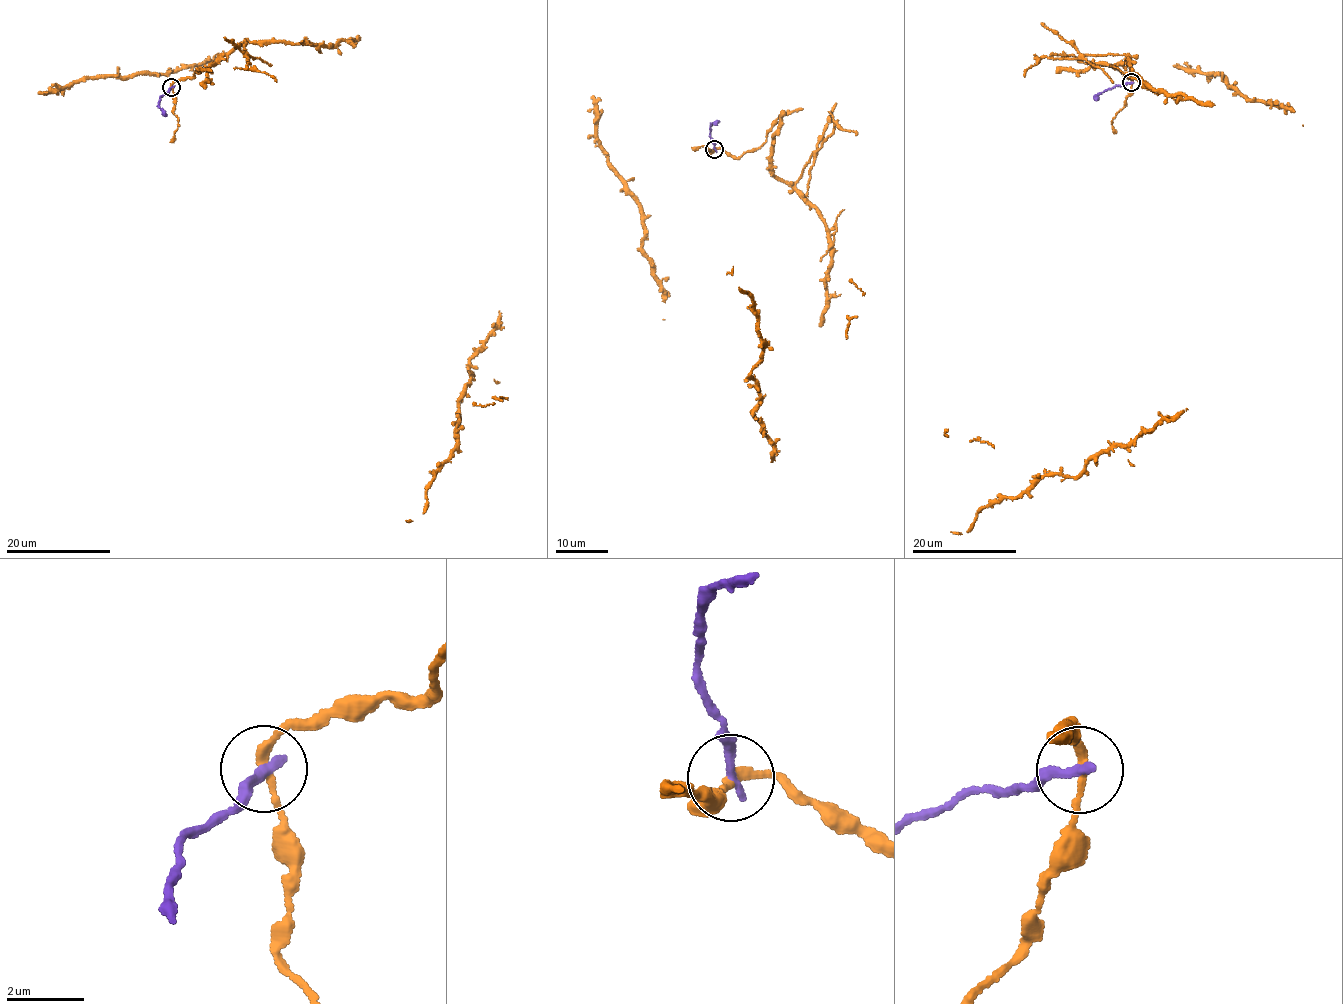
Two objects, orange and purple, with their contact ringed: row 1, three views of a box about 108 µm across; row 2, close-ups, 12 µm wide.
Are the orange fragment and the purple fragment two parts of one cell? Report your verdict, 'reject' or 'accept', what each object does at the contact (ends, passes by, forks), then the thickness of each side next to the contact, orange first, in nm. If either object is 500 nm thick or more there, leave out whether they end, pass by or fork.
reject | orange passes by | purple ends | 200/260 nm

